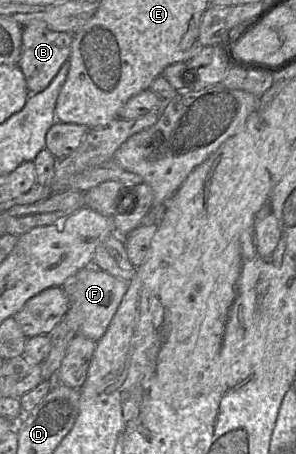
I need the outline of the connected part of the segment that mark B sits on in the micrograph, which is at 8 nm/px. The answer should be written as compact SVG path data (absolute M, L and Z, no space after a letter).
M31 21L23 27L22 52L18 66L22 70L31 94L37 94L48 87L61 66L69 60L72 34L50 30L45 22Z

